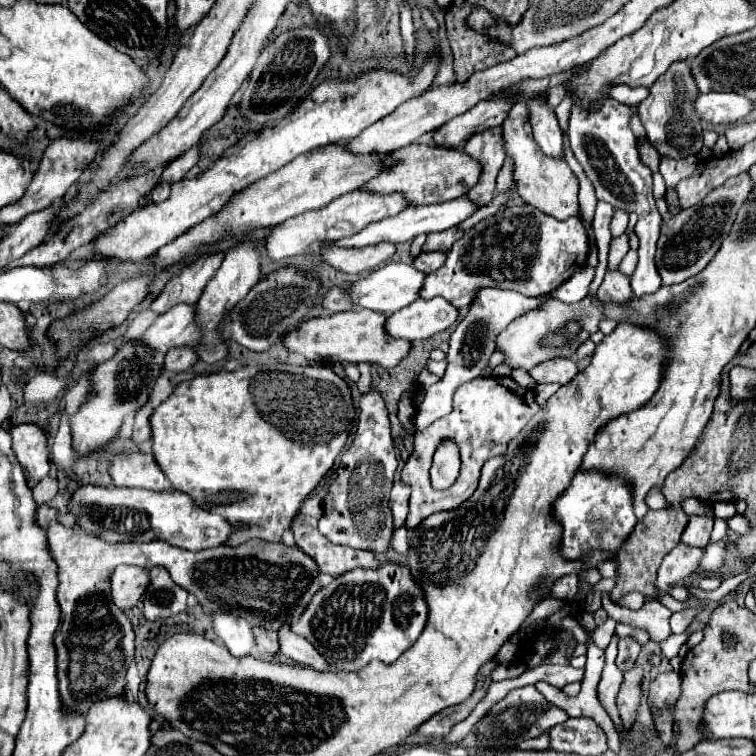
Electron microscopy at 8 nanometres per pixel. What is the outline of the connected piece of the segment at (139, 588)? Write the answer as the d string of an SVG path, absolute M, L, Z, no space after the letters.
M120 565L114 571L110 585L112 585L112 603L122 611L132 609L138 605L148 587L148 569Z

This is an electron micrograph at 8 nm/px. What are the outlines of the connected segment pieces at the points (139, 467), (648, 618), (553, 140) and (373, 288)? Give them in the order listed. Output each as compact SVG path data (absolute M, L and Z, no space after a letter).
M134 453L122 455L112 461L110 475L116 487L136 487L148 491L170 489L170 481L164 477L152 455Z
M605 593L602 599L602 607L608 609L608 617L614 619L616 623L624 623L624 625L648 631L650 641L654 641L654 643L662 643L664 639L668 639L672 635L670 623L668 623L672 611L666 609L662 603L646 601L644 607L634 611L634 609L620 605L620 603L610 601L609 594Z
M540 97L530 101L530 123L540 151L552 159L564 159L564 133L556 121L554 111Z
M388 263L386 267L374 271L372 275L352 283L348 287L348 295L352 297L352 301L358 307L366 307L366 309L374 309L380 313L394 313L406 305L410 305L412 301L416 301L420 297L420 287L424 285L424 273L420 273L418 269L414 269L412 265L406 263Z

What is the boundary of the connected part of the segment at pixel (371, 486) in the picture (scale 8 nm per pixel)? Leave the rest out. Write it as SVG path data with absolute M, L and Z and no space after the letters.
M376 387L362 393L358 403L358 427L356 437L348 451L340 459L334 483L324 495L324 515L318 529L334 545L344 545L350 549L368 549L372 553L388 553L390 539L394 533L392 511L388 505L388 493L392 489L396 471L396 451L390 435L390 421L384 397Z

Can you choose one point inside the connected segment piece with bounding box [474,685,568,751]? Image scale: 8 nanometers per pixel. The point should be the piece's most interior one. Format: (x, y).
(523, 714)

